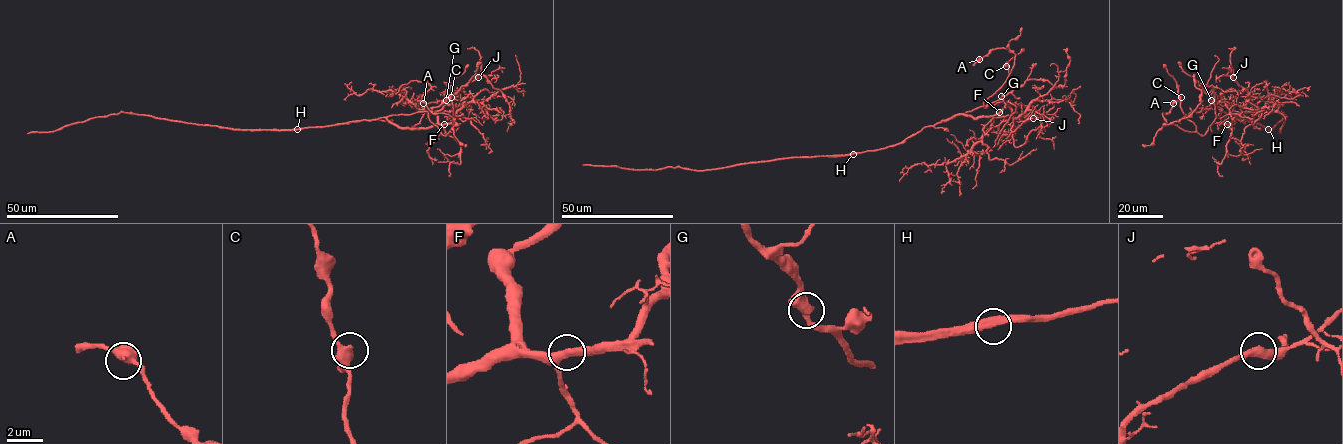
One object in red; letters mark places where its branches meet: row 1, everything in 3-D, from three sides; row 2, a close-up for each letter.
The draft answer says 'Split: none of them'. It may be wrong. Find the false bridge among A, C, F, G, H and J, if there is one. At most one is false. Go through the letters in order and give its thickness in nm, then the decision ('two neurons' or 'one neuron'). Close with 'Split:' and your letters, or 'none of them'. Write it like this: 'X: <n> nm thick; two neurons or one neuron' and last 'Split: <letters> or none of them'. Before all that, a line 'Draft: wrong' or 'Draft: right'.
Draft: wrong
A: 480 nm thick; one neuron
C: 480 nm thick; one neuron
F: 440 nm thick; one neuron
G: 480 nm thick; one neuron
H: 460 nm thick; two neurons
J: 420 nm thick; one neuron
Split: H

